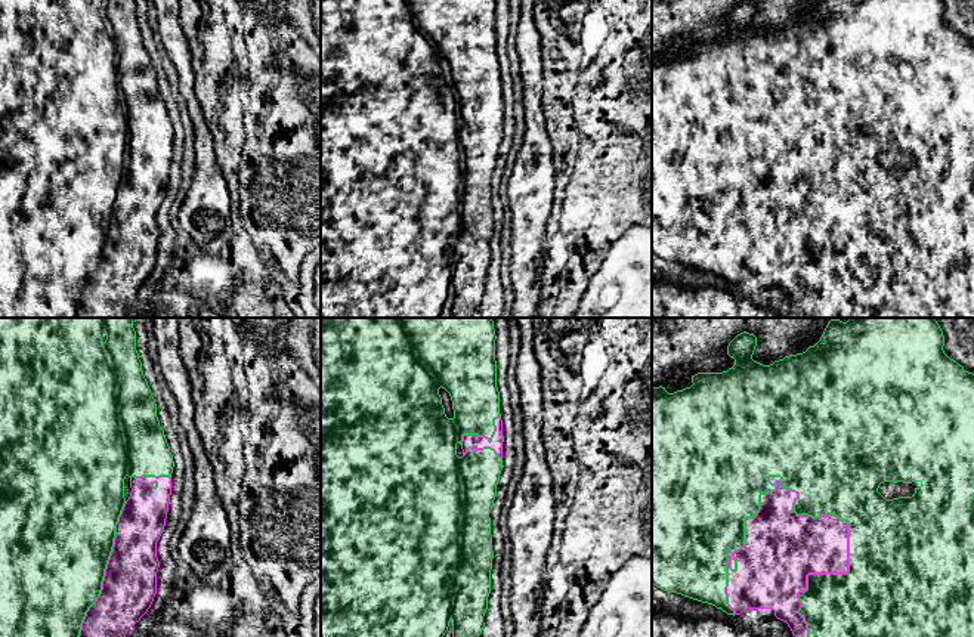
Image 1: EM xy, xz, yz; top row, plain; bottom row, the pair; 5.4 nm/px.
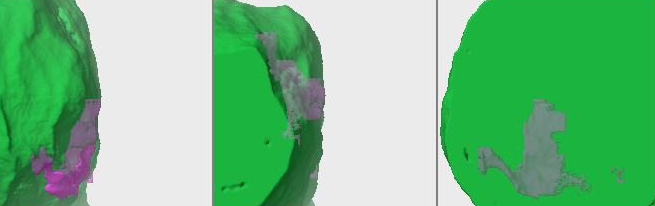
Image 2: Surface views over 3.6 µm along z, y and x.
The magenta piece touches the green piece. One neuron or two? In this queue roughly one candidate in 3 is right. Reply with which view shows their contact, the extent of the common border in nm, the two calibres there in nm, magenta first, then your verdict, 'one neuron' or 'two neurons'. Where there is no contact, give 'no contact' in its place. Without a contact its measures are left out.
yz | 1000 nm | 320/500 nm | one neuron

